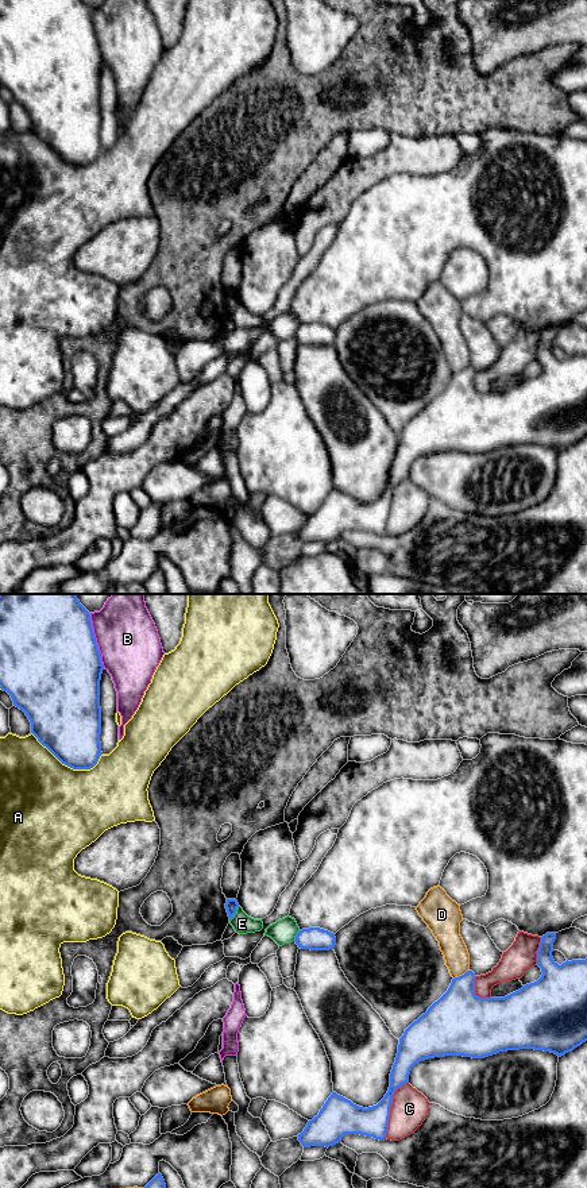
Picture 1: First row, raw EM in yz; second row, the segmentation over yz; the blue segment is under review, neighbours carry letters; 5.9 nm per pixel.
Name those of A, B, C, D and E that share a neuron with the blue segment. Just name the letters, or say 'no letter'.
no letter

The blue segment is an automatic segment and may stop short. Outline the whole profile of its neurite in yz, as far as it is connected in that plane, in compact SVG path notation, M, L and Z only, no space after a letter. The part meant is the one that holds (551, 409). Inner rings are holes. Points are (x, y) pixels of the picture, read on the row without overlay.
M556 328L541 332L537 360L541 373L505 393L475 390L475 369L467 366L452 374L448 386L425 409L414 416L399 433L398 448L390 468L390 482L385 493L372 502L363 504L332 487L318 510L298 529L304 543L333 541L345 529L360 529L385 535L389 525L390 502L394 487L409 478L412 463L420 456L463 451L484 454L499 447L534 444L564 451L587 436L587 354L559 360L553 352Z

